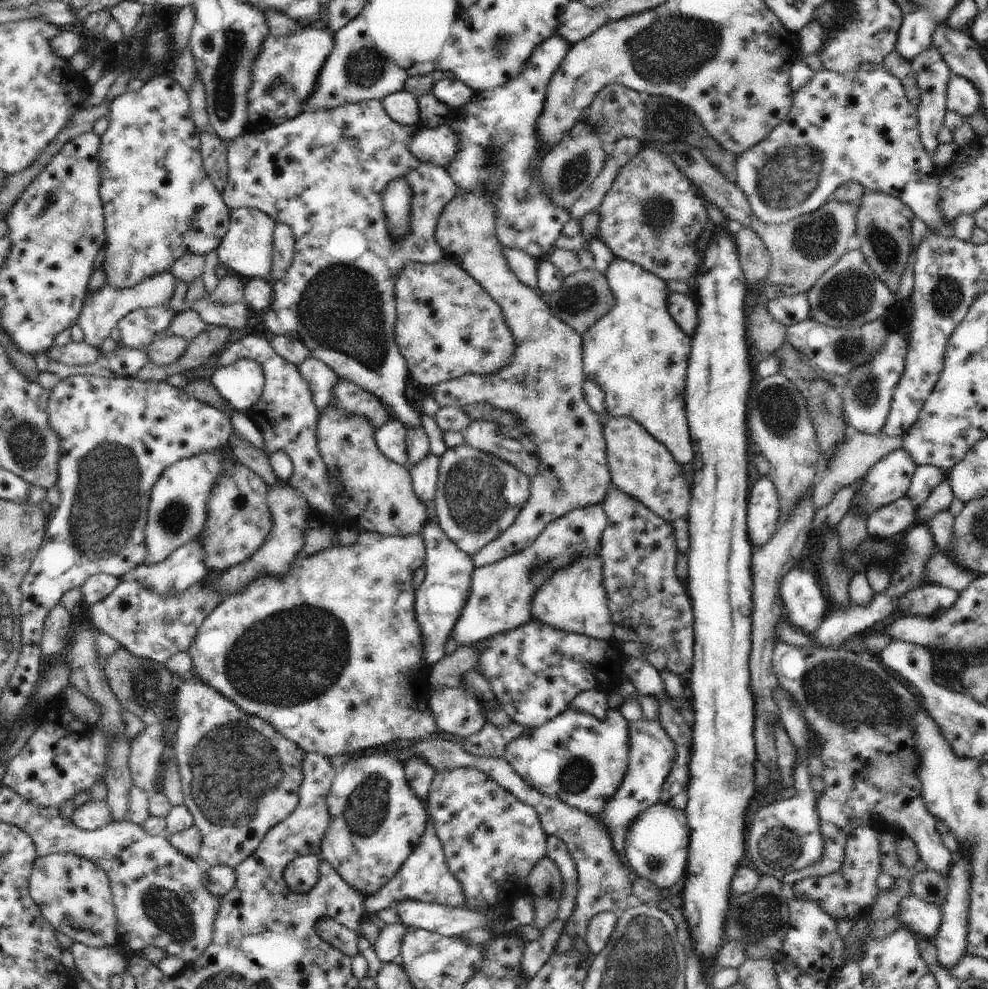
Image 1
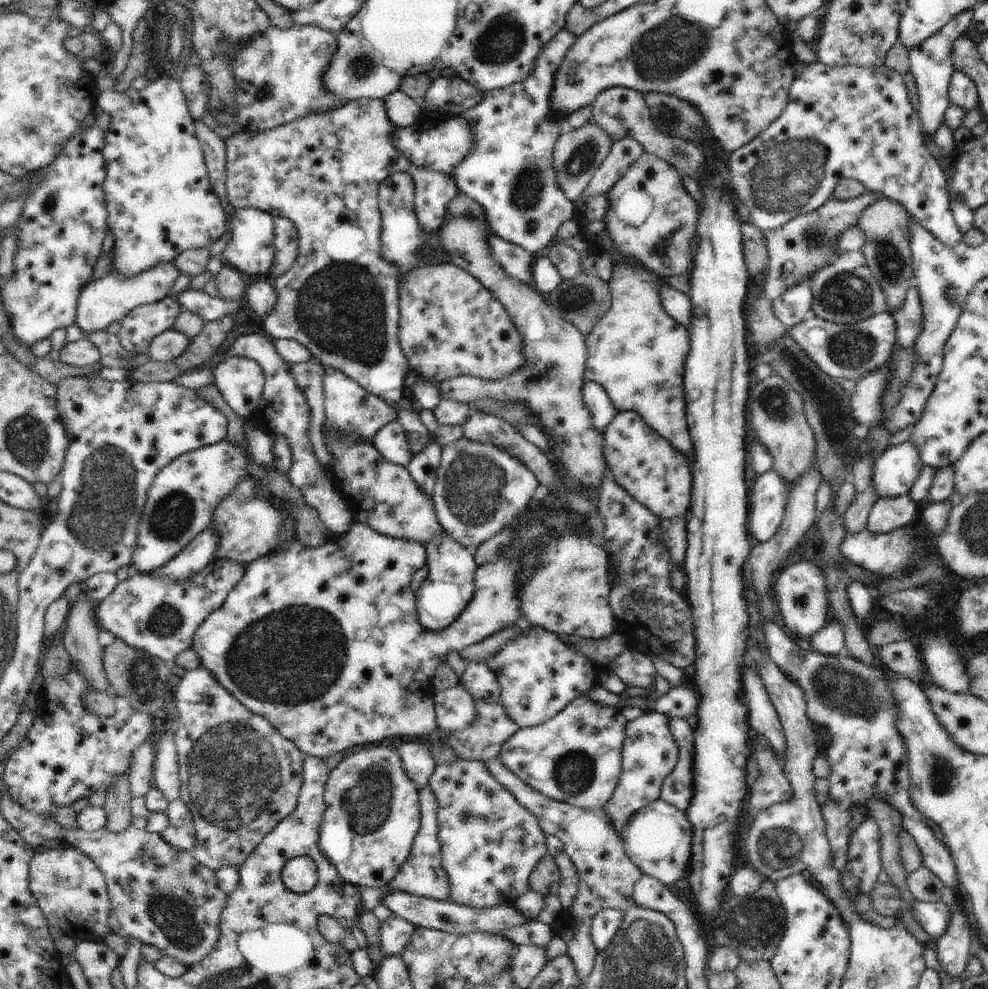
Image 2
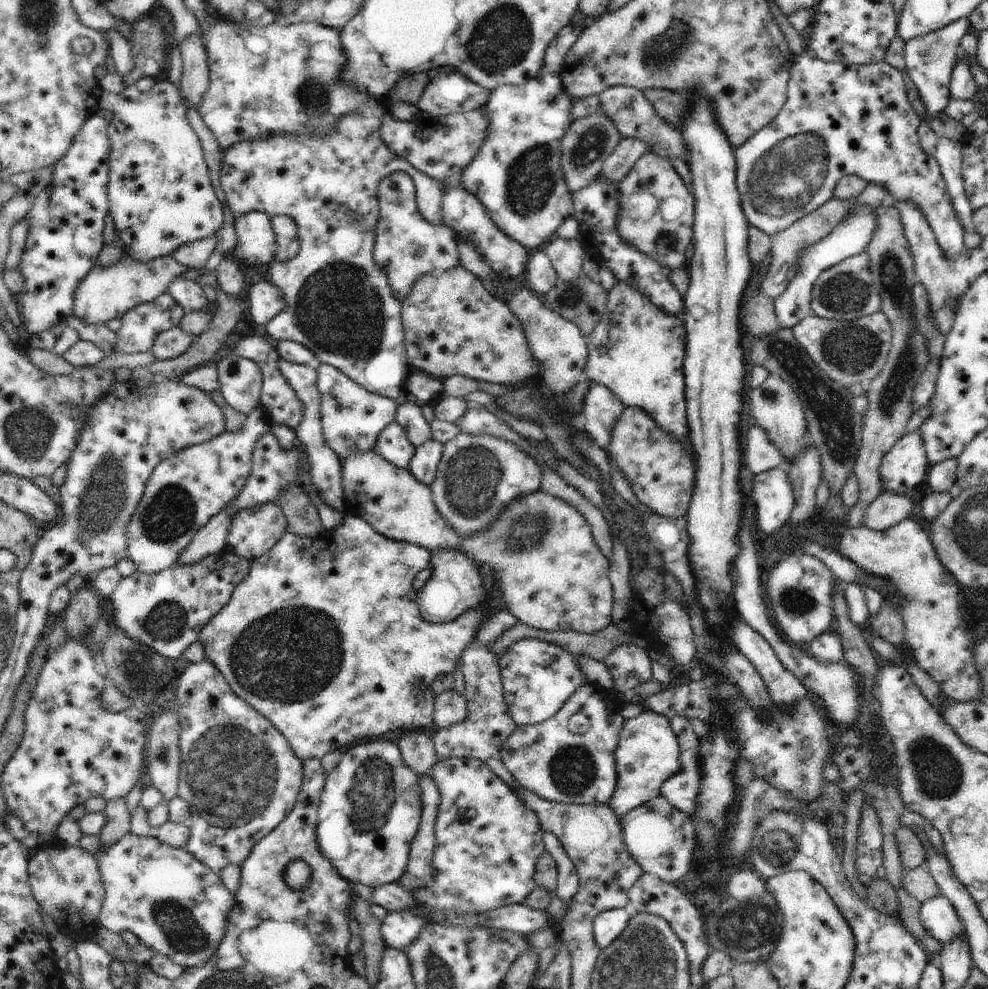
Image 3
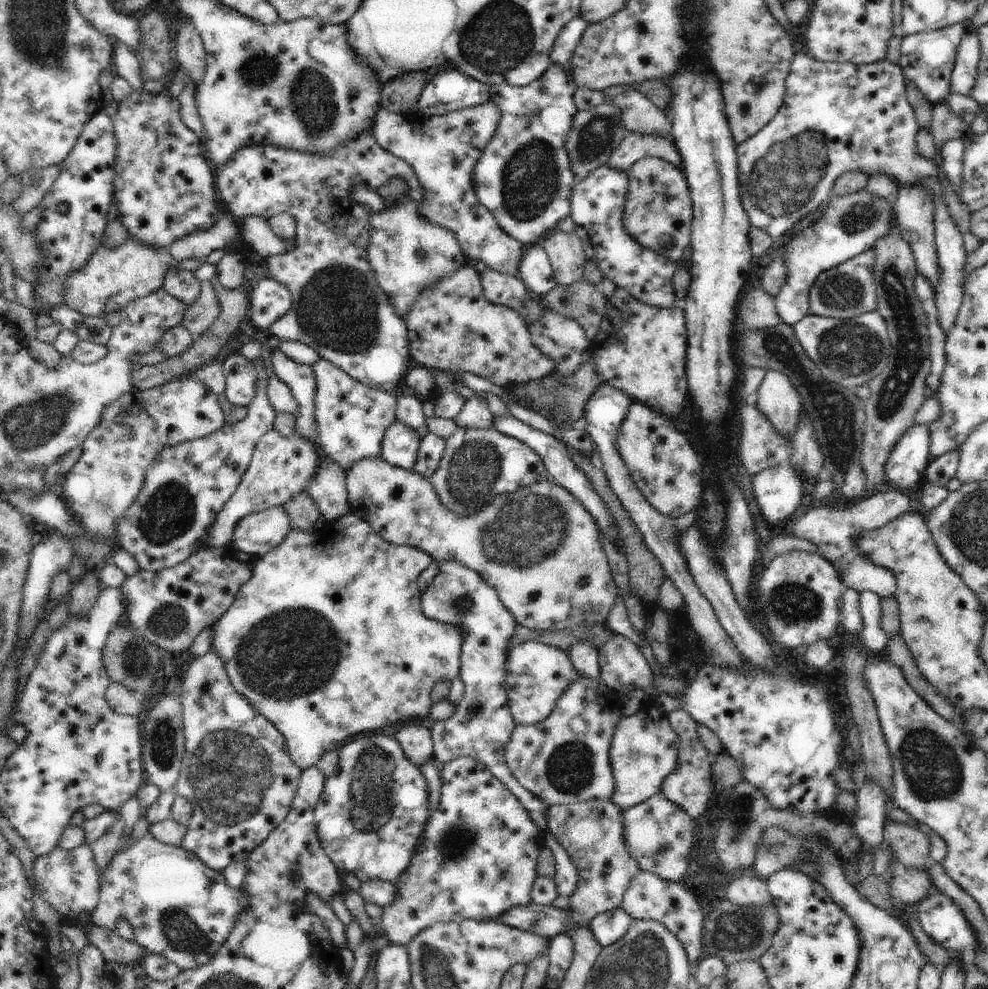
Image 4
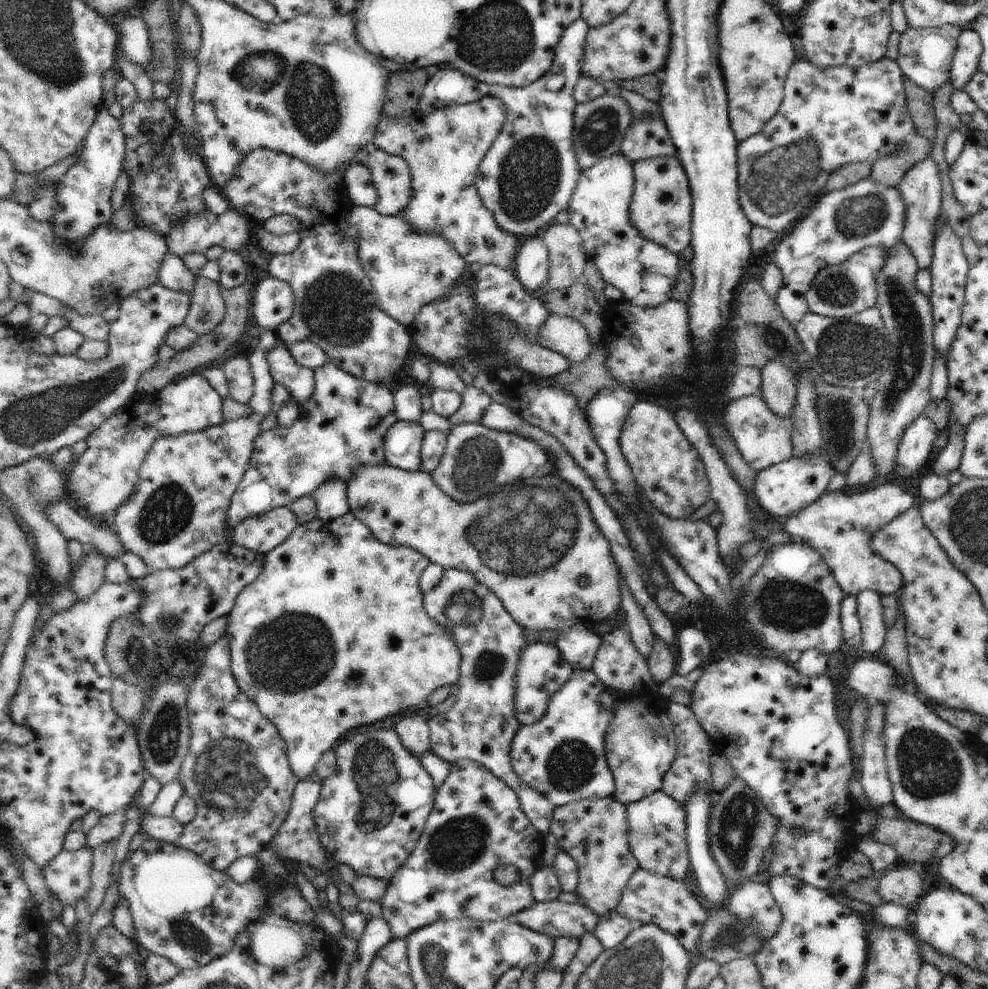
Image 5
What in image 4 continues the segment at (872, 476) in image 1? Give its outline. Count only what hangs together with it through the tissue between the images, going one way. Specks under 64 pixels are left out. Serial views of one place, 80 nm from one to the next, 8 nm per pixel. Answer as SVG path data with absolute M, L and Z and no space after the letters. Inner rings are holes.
M912 425L898 440L898 444L890 453L885 464L886 487L900 490L910 490L918 482L925 481L925 472L931 461L929 451L930 431L928 425Z

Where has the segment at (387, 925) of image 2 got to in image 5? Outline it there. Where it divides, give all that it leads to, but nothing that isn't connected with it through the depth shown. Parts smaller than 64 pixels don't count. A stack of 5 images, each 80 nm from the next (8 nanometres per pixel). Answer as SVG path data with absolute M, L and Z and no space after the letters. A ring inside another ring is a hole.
M458 759L456 762L450 763L449 765L448 776L443 780L442 786L437 790L435 803L430 811L422 834L415 844L415 847L412 849L410 856L404 861L403 866L400 867L389 880L387 893L384 895L381 902L382 916L389 922L391 935L394 939L406 940L414 931L440 919L472 919L486 922L508 919L521 910L529 909L530 906L534 905L536 902L531 893L530 879L539 867L542 866L541 853L543 852L543 846L545 845L547 836L538 832L535 826L528 820L528 817L521 809L516 792L505 782L496 778L483 764L470 759ZM500 864L512 864L512 866L516 866L520 874L519 881L510 886L503 886L495 881L492 875L493 869L496 866L500 866Z

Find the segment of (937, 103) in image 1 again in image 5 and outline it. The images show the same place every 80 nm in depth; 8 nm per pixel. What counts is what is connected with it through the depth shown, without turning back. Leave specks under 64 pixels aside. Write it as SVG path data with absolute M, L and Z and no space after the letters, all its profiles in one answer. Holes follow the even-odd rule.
M944 25L924 29L910 29L901 34L897 63L904 76L914 84L933 94L950 80L951 64L956 54L958 39L964 30L961 26Z

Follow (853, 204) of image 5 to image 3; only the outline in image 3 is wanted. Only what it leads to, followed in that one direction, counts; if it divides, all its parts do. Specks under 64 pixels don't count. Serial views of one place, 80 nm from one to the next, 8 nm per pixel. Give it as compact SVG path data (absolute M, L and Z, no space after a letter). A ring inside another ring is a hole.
M866 205L863 207L853 207L847 220L841 223L830 235L827 235L819 243L815 243L812 247L807 247L806 251L801 253L801 260L795 277L790 284L784 289L784 292L774 299L775 313L778 317L782 329L792 329L803 318L812 314L811 310L811 290L818 276L827 268L838 264L841 260L860 254L866 250L868 243L872 240L873 232L877 228L877 220L873 215L876 207Z

